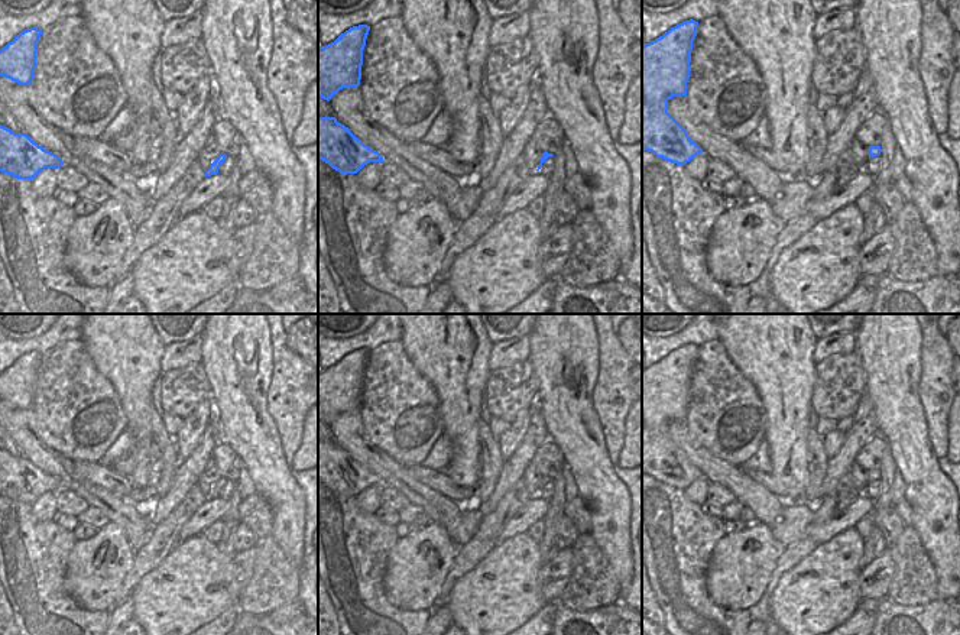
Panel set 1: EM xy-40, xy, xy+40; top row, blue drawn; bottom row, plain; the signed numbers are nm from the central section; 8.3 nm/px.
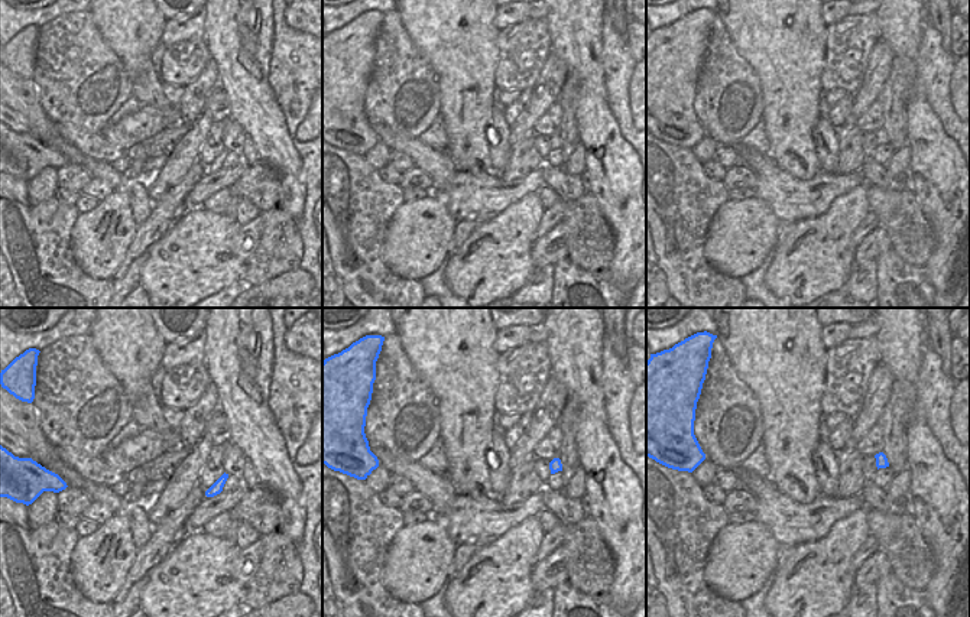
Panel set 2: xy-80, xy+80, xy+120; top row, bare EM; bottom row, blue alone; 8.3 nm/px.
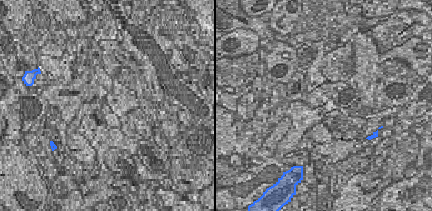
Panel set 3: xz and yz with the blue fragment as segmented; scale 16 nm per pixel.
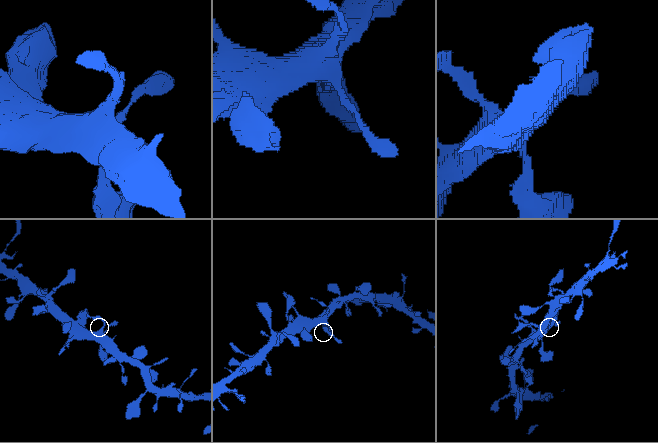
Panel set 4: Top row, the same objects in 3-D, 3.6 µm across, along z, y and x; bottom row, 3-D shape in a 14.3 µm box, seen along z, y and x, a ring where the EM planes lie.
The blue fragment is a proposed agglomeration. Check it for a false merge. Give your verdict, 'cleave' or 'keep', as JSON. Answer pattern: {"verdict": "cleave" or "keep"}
{"verdict": "keep"}

